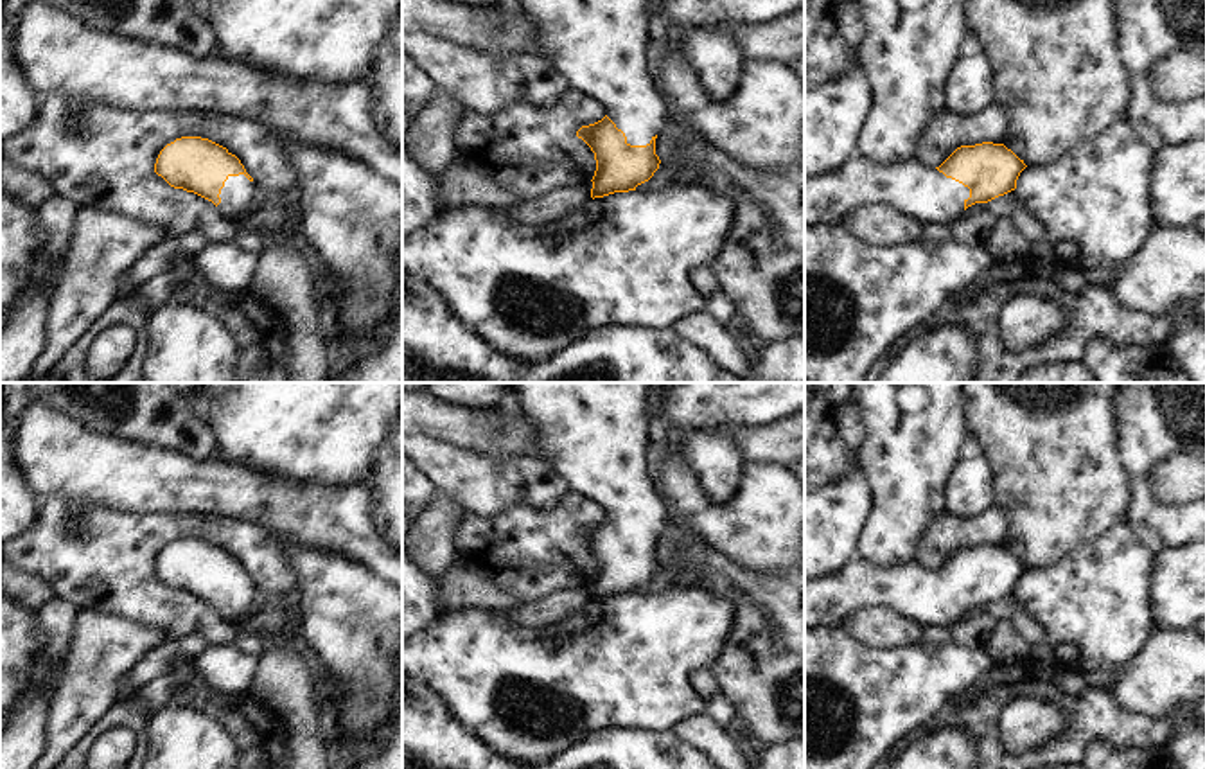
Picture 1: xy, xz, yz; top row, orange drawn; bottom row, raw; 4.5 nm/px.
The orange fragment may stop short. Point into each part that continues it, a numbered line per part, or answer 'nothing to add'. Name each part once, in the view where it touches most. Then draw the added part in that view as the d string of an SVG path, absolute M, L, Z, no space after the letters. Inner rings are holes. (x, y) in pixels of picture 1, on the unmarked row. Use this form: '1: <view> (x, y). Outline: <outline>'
1: xz (593, 435). Outline: M515 383L512 404L535 433L526 456L542 458L569 491L594 499L630 548L646 548L666 526L664 505L645 471L652 383Z

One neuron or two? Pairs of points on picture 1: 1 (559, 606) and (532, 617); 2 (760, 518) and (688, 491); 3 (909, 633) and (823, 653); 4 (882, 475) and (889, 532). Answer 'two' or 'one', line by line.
1: one
2: one
3: two
4: one

